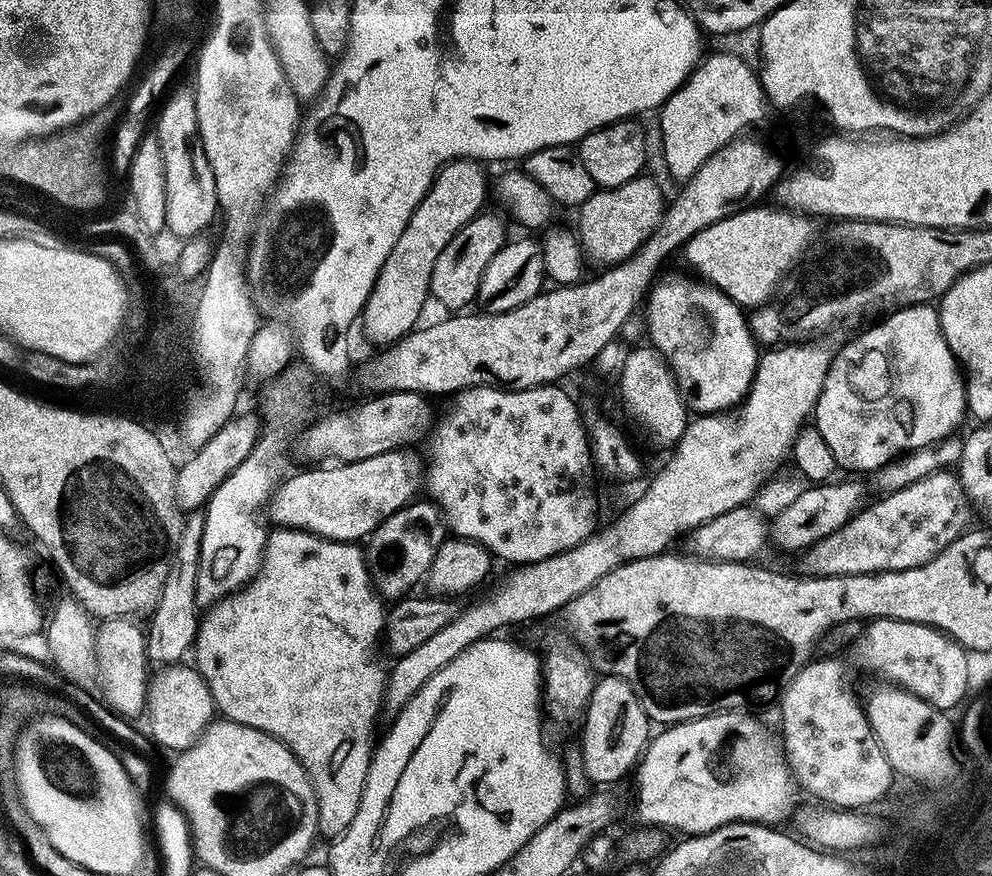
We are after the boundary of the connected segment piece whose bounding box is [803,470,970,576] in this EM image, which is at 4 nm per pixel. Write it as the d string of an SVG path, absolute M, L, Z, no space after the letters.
M955 471L935 472L881 497L857 512L834 534L807 549L803 553L803 571L809 576L837 576L910 570L930 562L969 527L970 501L964 495L964 487Z

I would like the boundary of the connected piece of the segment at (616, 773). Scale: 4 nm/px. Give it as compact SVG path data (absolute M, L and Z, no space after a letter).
M601 675L592 685L592 697L582 717L584 733L580 736L578 747L586 774L596 786L612 786L628 771L637 767L644 755L650 739L650 721L642 710L642 702L630 690L630 686L617 676Z

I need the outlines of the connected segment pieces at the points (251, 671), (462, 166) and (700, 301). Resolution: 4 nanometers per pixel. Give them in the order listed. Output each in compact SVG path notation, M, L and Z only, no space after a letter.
M277 527L269 535L260 575L248 587L241 588L239 592L212 605L199 621L199 632L194 645L194 655L196 654L194 667L210 686L210 694L214 698L219 715L270 734L276 740L282 741L300 760L316 792L319 835L329 836L329 838L335 838L345 832L350 822L354 822L354 814L358 814L358 802L362 802L362 794L372 766L374 745L378 740L376 719L381 719L382 716L386 687L386 668L380 665L380 656L376 653L376 647L381 647L382 644L386 623L386 604L372 582L372 574L368 570L365 553L361 549L359 552L356 548L359 547L355 543L327 540L314 533Z
M465 158L449 161L437 172L430 190L415 208L406 229L383 263L375 286L364 304L360 326L363 326L370 341L390 346L408 335L419 323L417 320L424 302L430 296L429 282L439 254L442 254L454 234L485 207L488 182L486 186L482 168L479 161Z
M672 276L649 291L646 336L668 363L687 407L696 414L724 414L735 409L752 389L758 341L743 307L714 284L695 279Z

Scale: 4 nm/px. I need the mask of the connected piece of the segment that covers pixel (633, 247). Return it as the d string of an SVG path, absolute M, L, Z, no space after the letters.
M641 174L617 188L600 188L594 191L578 208L578 239L585 257L589 261L597 260L600 266L621 264L654 234L664 218L665 207L666 196L664 200L663 190L648 174Z

